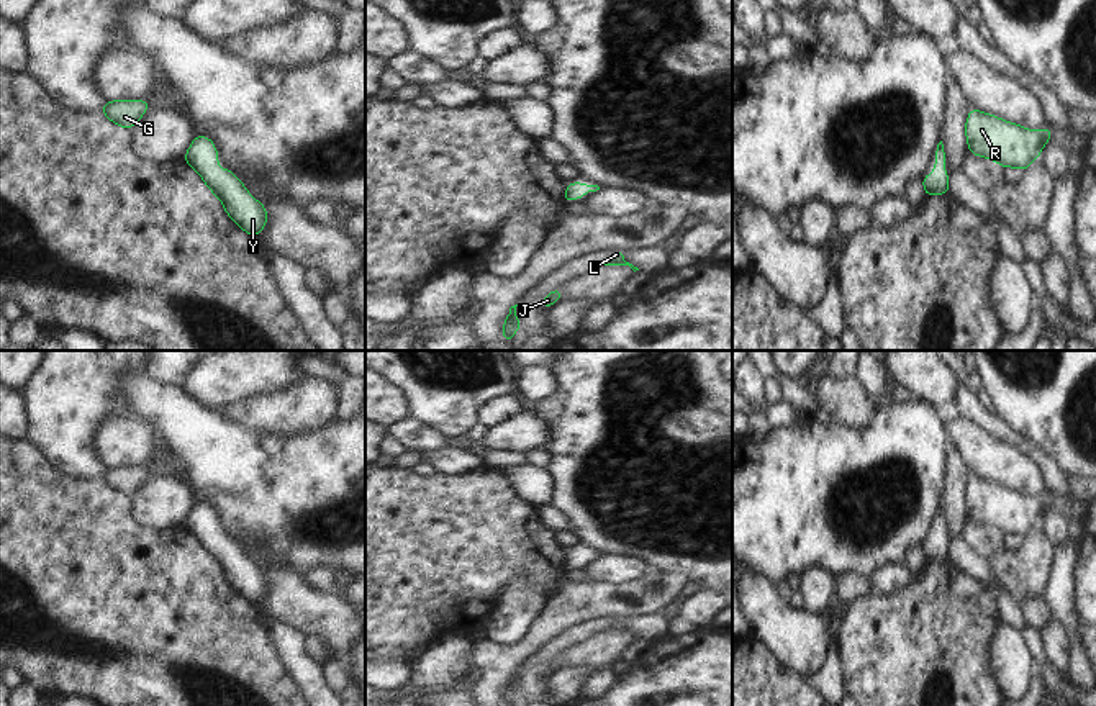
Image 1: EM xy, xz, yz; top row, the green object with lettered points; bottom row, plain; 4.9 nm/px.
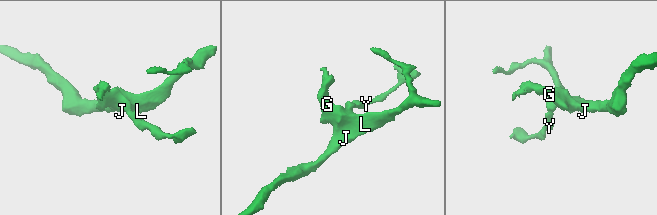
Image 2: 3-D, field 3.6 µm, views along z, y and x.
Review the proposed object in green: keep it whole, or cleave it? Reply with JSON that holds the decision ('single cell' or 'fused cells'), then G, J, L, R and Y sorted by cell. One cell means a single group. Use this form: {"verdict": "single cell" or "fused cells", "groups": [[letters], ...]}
{"verdict": "single cell", "groups": [["G", "J", "L", "R", "Y"]]}

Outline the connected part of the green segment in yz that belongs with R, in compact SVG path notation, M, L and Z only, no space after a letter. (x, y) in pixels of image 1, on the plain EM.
M973 475L968 478L965 501L970 521L990 524L1003 534L1022 537L1040 523L1044 511L1053 505L1048 495L1029 498Z

